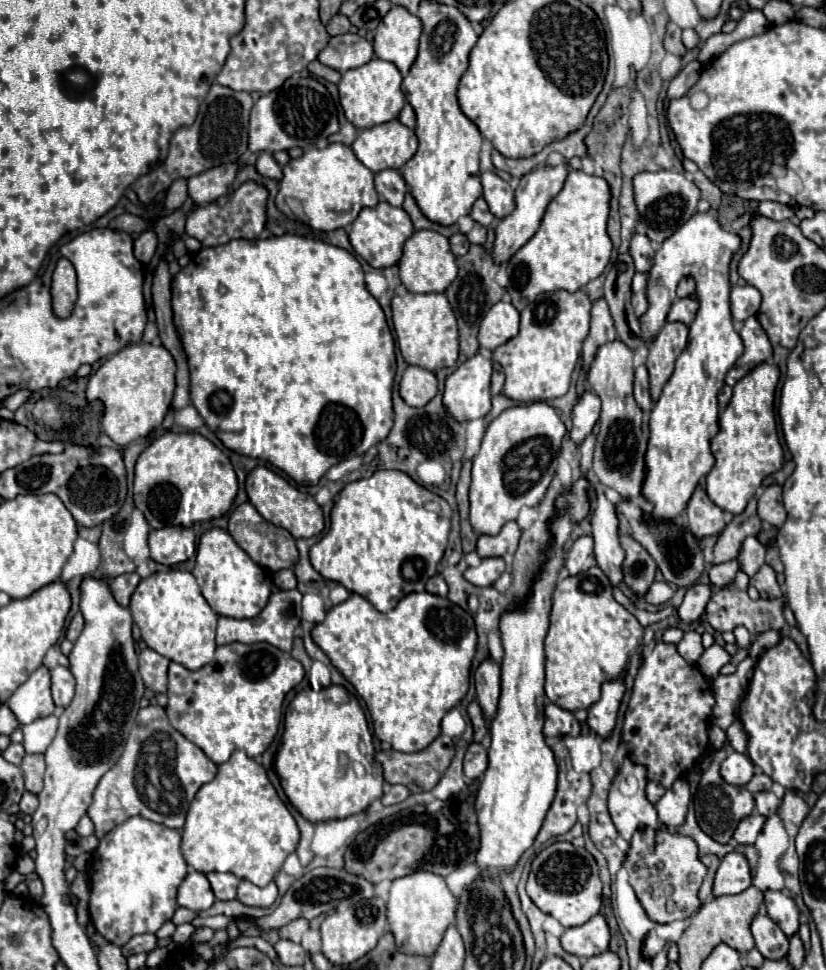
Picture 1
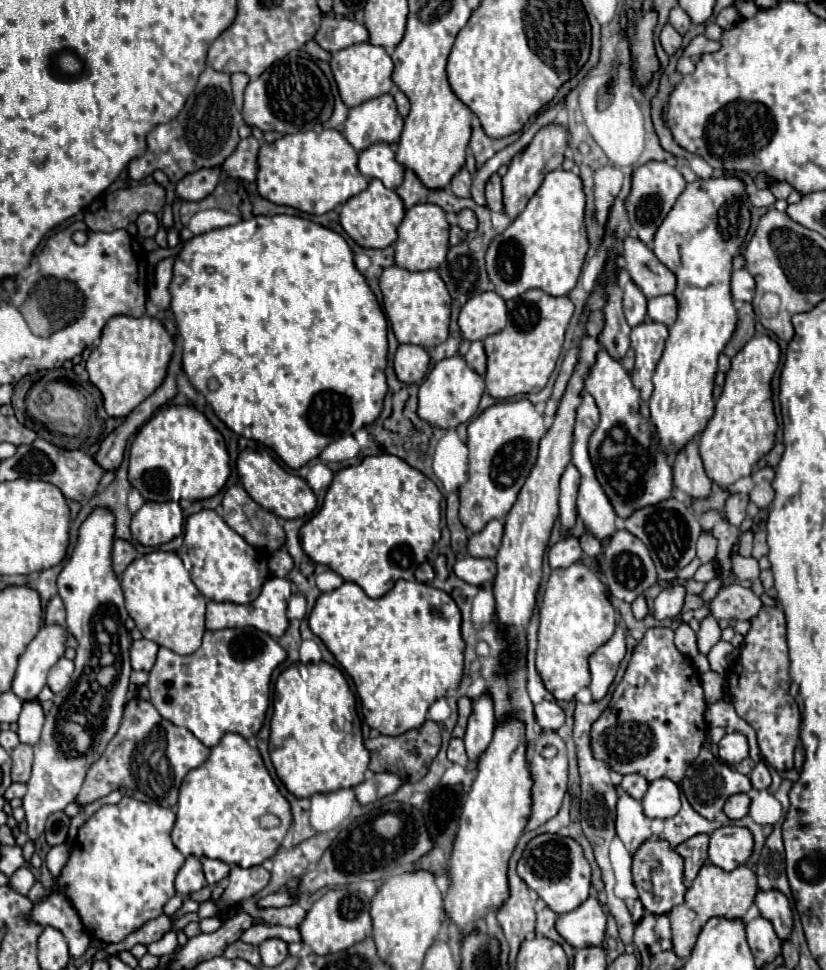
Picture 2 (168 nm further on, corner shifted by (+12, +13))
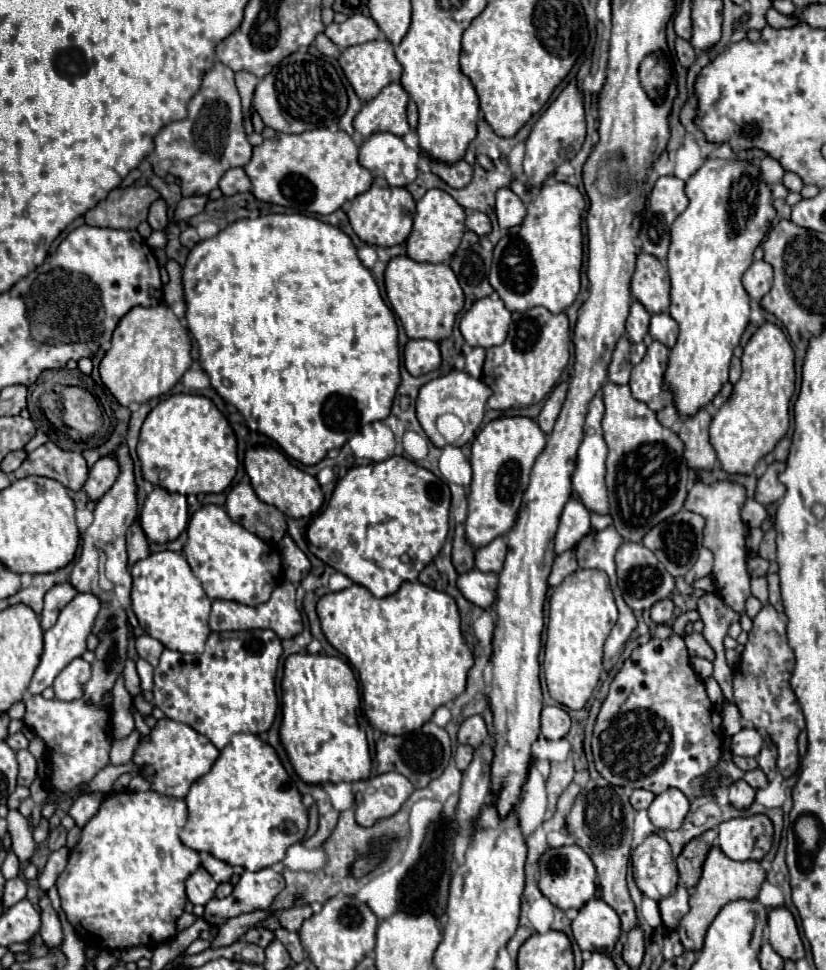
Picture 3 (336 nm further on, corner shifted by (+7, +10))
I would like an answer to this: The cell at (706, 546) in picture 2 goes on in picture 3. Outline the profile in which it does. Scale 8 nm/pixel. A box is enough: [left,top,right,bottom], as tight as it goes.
[687,548,713,582]

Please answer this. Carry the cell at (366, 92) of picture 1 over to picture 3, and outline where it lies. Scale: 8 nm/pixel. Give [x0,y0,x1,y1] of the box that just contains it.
[339,38,401,102]

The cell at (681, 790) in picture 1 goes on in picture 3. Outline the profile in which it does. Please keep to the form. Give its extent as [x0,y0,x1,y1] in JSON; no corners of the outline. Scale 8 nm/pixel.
[649,788,689,830]

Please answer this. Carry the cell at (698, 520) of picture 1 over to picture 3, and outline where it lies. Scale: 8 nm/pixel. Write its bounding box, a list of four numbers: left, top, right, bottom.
[679,408,717,472]

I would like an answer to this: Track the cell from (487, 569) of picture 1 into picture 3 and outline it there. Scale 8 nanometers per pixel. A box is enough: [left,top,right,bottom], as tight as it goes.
[457,568,497,610]

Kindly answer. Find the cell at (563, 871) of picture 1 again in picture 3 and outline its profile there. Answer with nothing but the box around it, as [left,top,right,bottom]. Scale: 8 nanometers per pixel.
[539,844,597,910]

